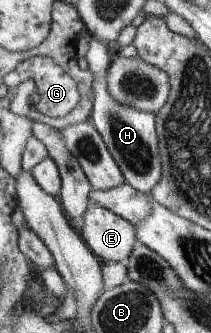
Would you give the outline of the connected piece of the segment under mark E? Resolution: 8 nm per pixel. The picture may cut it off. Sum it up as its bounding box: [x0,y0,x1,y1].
[80,202,139,262]

